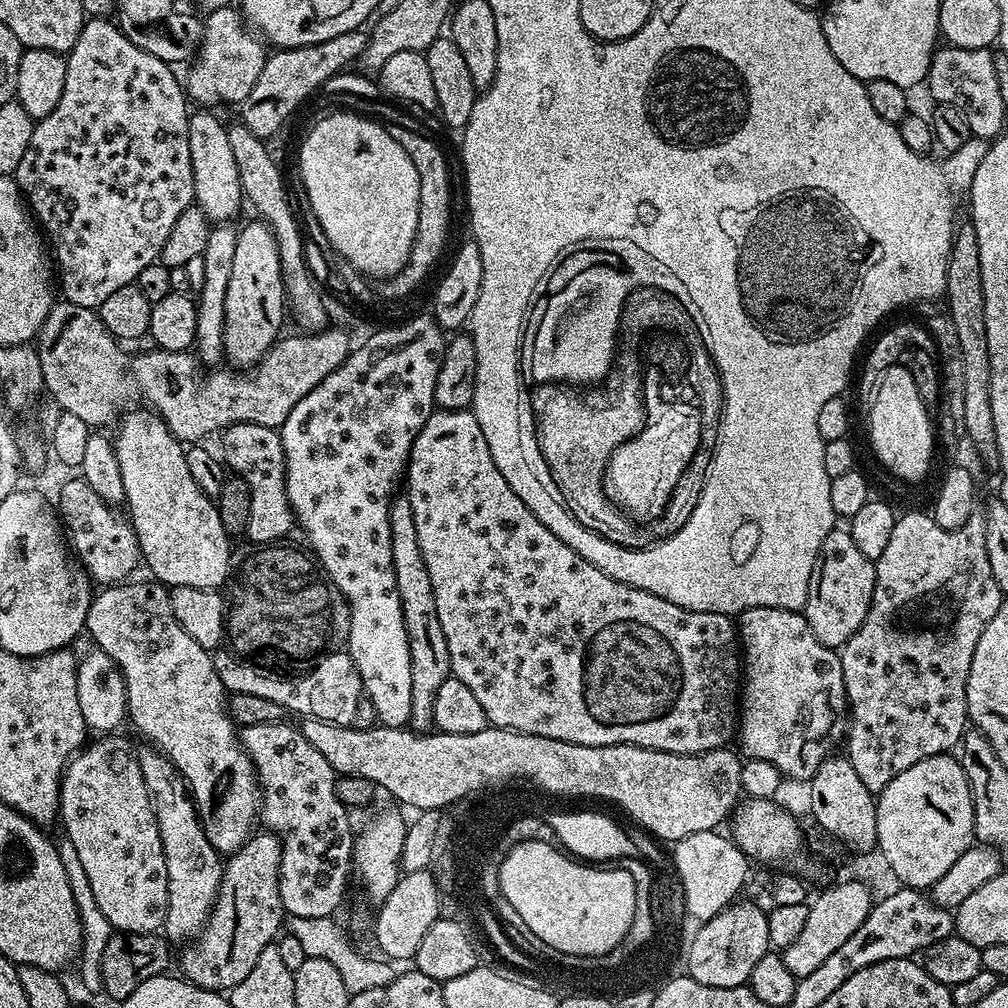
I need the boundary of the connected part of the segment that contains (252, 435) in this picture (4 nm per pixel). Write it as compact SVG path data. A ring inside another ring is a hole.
M231 424L224 429L222 439L228 443L227 467L250 486L246 536L249 536L256 546L268 546L279 541L276 540L279 536L286 535L294 528L292 507L286 494L284 451L279 431L257 424Z

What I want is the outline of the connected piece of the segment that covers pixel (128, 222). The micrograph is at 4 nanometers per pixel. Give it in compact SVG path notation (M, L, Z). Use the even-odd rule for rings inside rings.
M88 18L82 26L82 34L78 34L78 42L66 53L66 82L62 86L62 98L58 98L58 106L46 114L46 118L35 121L30 134L30 146L26 146L26 154L22 154L22 162L18 162L14 173L16 185L20 191L43 235L50 241L54 253L54 264L58 269L58 288L64 291L63 299L74 306L86 306L98 310L114 290L127 284L135 284L138 274L146 270L146 266L157 263L166 238L170 238L170 230L174 230L174 222L178 222L178 214L182 210L193 207L194 166L190 166L190 138L188 137L188 118L190 101L183 83L176 81L173 65L162 58L142 50L111 19Z

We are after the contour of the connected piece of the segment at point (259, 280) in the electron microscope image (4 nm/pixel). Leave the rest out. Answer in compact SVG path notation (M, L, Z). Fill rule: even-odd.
M252 218L248 225L241 227L237 231L237 241L235 243L234 262L231 265L230 282L227 283L225 298L225 324L224 324L224 353L227 363L235 366L240 370L247 370L260 363L263 356L268 355L272 349L272 345L281 339L282 331L280 327L284 324L284 316L286 320L286 297L284 295L284 283L282 282L282 266L278 262L278 242L274 242L274 234L270 234L270 230L265 226L264 221L259 218Z

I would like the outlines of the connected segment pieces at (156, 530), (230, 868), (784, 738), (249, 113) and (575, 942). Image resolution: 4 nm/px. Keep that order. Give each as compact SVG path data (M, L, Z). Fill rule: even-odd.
M136 410L125 411L119 417L114 428L114 445L118 470L122 470L124 504L128 508L132 529L136 531L143 563L148 563L149 570L153 572L149 573L165 586L223 589L223 584L225 587L229 583L234 559L232 548L228 545L230 533L224 528L216 500L198 490L198 482L194 482L194 477L190 475L190 466L186 466L185 445L176 439L164 419L151 410L132 411Z
M267 830L249 836L247 844L227 857L208 921L195 941L197 944L180 956L179 971L183 979L198 988L224 994L254 970L258 954L281 935L286 920L282 894L278 890L279 873L280 839Z
M754 606L747 608L738 616L738 640L742 645L742 695L738 700L738 741L739 751L748 758L762 758L762 762L774 762L778 766L781 777L792 780L811 781L812 775L822 766L822 762L833 755L836 743L845 739L848 731L848 699L846 698L846 686L842 678L842 662L839 651L835 648L827 648L818 638L814 638L814 630L810 630L810 622L804 617L803 611L778 610L766 606Z
M355 28L346 34L326 38L326 42L314 42L297 48L281 48L273 51L265 59L262 74L254 82L254 90L239 105L239 123L245 124L254 135L271 138L279 127L287 125L292 115L300 108L300 103L311 92L320 92L324 83L339 72L351 69L368 45L368 32Z
M539 838L522 841L520 844L513 844L507 849L509 851L500 860L500 891L506 894L507 899L512 900L516 908L524 916L524 920L539 932L543 940L548 940L550 944L556 944L558 948L564 948L567 952L604 952L604 948L610 951L619 949L625 943L627 932L631 929L635 914L635 886L634 878L631 877L629 869L616 868L620 866L593 866L588 862L581 862L573 858L568 852L561 850L555 843L547 844L547 839Z

